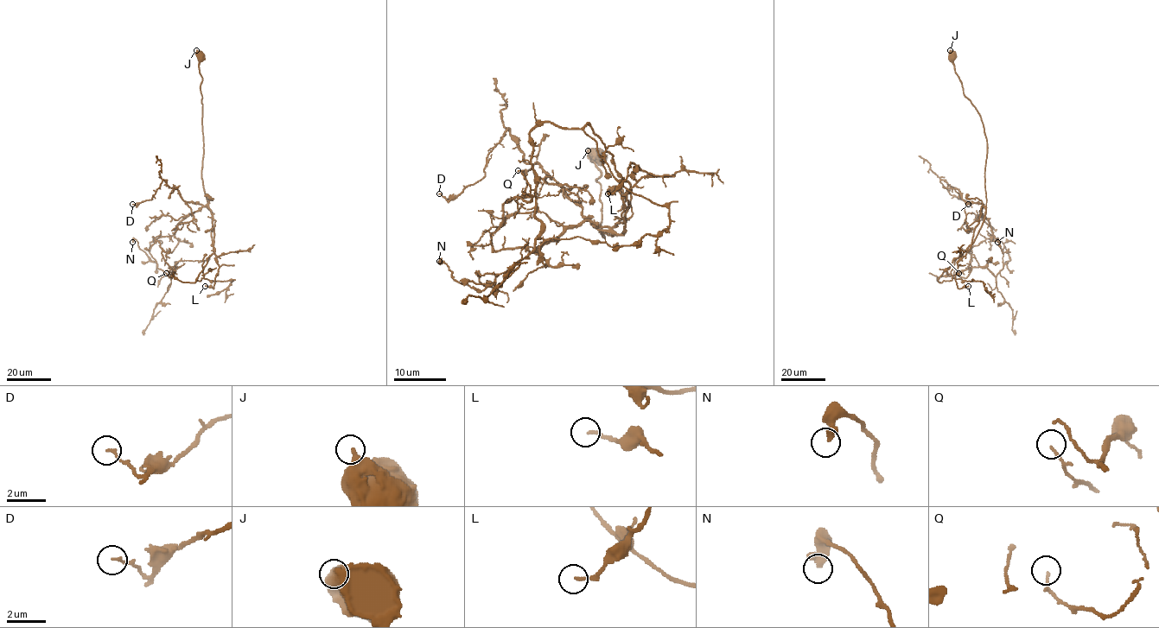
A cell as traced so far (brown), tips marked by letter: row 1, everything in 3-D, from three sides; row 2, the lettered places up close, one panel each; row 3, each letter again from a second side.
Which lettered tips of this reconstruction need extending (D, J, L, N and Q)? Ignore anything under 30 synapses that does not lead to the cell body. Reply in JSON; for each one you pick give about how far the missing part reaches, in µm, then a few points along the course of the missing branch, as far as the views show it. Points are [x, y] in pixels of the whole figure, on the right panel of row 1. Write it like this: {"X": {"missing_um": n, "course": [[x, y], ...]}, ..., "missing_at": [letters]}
{"missing_at": []}

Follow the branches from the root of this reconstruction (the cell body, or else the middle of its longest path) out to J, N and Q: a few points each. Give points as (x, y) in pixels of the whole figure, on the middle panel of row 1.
J: (624, 198), (624, 232), (600, 232), (603, 237), (601, 186), (597, 181), (601, 171), (588, 150)
N: (624, 198), (629, 184), (587, 123), (540, 123), (530, 132), (535, 248), (483, 291), (439, 261)
Q: (624, 198), (624, 232), (582, 221), (531, 252), (496, 250), (491, 235), (502, 206), (531, 200), (518, 170)

